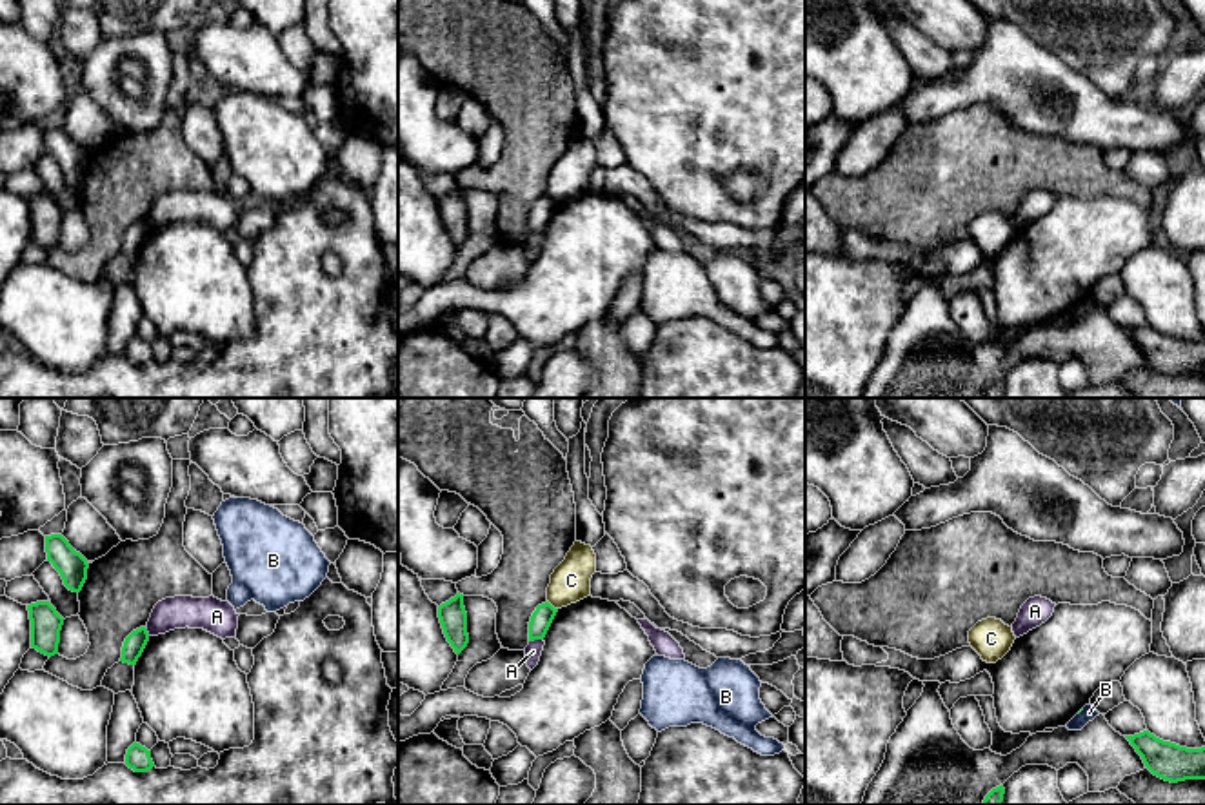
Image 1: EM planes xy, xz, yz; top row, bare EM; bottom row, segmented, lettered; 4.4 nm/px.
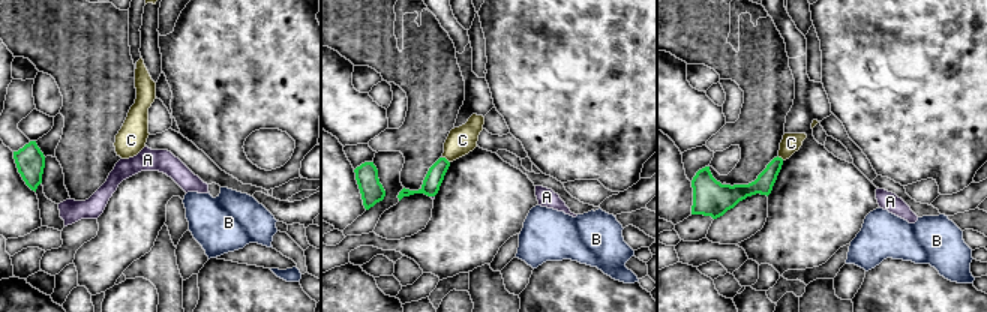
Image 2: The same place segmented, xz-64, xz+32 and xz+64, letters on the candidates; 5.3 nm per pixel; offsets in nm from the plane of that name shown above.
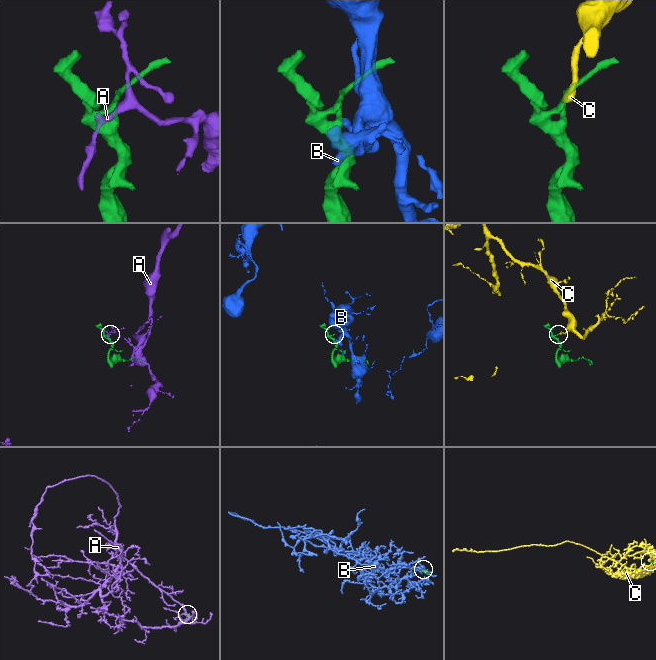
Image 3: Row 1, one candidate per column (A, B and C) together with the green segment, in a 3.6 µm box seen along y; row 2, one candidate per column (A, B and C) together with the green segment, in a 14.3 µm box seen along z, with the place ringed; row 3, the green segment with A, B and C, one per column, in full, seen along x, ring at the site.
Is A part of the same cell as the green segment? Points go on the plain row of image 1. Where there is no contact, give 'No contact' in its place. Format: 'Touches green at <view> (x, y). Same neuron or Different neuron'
Touches green at xz (535, 231). Different neuron

